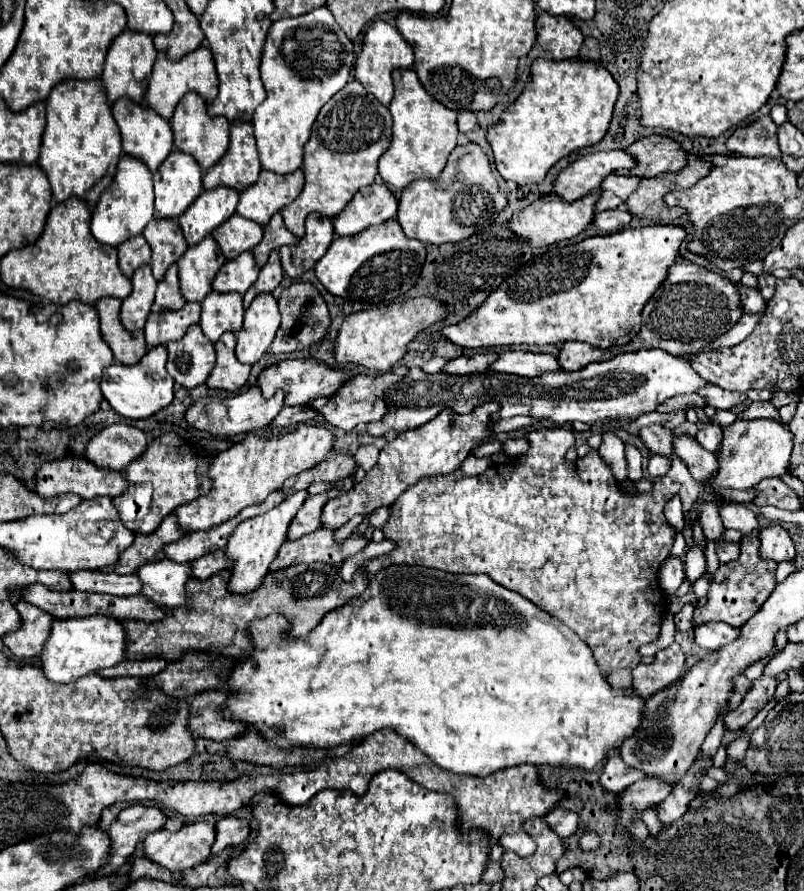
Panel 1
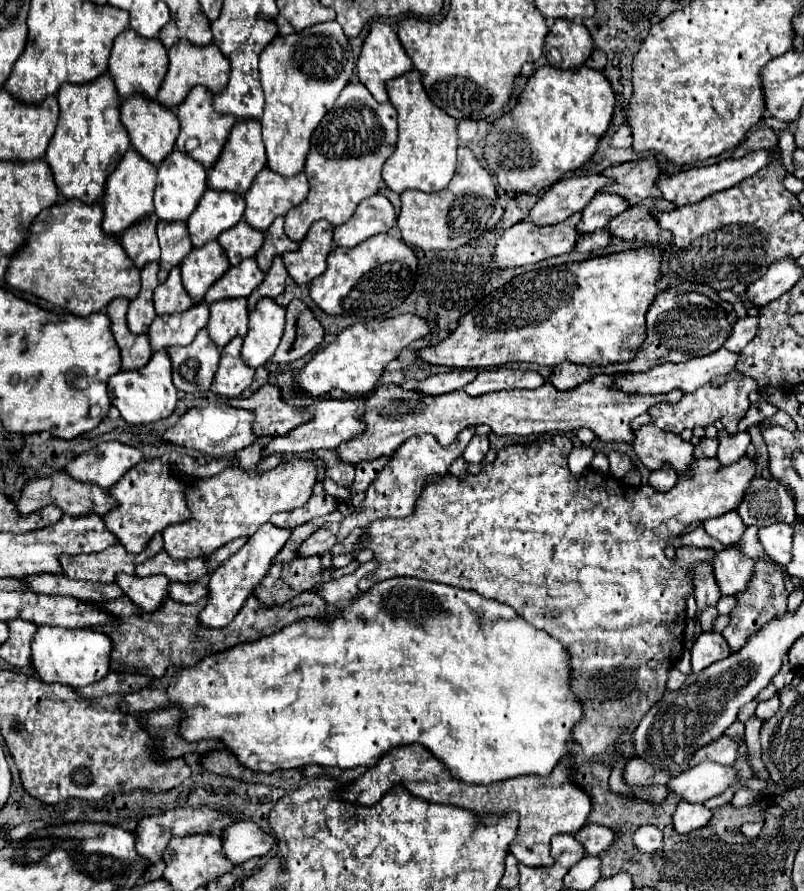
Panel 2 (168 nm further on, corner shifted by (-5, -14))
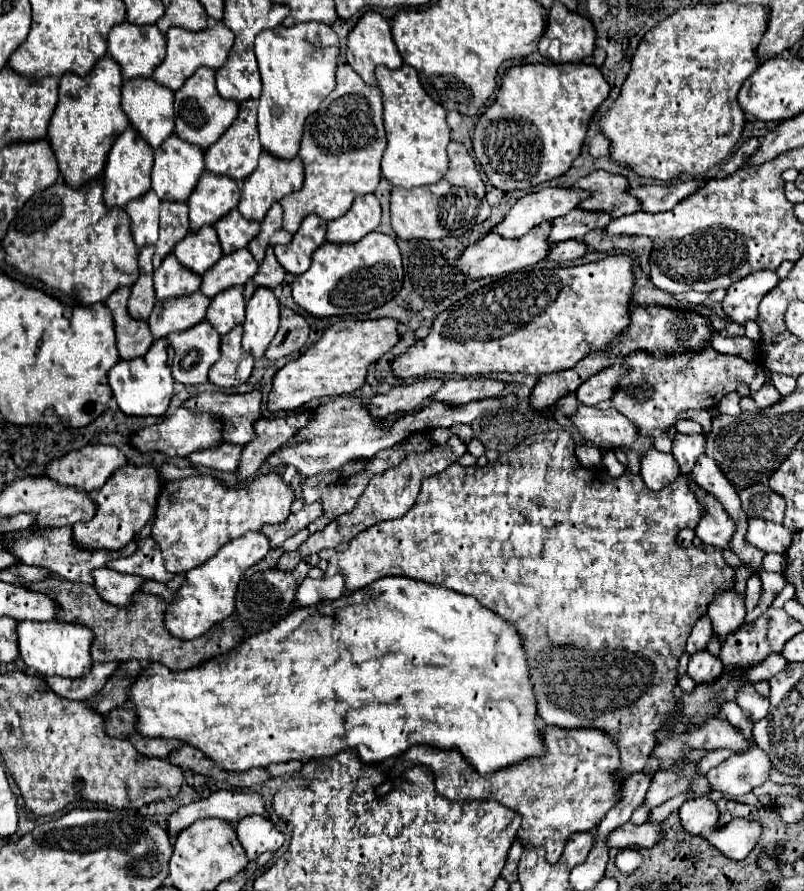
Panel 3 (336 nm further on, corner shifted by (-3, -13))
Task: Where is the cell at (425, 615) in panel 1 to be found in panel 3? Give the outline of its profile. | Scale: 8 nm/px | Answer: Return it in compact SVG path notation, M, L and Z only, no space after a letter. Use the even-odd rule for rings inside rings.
M386 576L380 578L366 588L346 594L334 602L322 602L318 606L294 608L290 616L276 624L268 632L248 636L238 648L210 658L190 670L172 672L162 664L152 664L142 672L142 676L130 686L130 702L138 716L138 730L150 738L176 738L184 744L190 744L204 752L210 760L214 760L220 768L228 772L246 772L252 768L268 768L270 764L302 760L308 762L312 758L336 756L342 750L354 748L358 758L364 764L378 764L388 758L400 756L414 744L426 744L440 750L458 750L480 776L492 774L496 770L514 766L524 762L526 758L538 758L544 754L544 732L538 728L538 704L534 698L534 686L530 686L530 668L526 662L524 638L514 630L512 622L502 620L502 616L494 614L490 608L478 604L474 596L464 596L454 590L448 590L438 584L426 584L404 576Z

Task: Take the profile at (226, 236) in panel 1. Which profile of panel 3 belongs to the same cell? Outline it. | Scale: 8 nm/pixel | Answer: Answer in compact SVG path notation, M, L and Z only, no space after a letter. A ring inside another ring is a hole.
M232 210L226 214L218 224L214 224L224 254L232 254L236 250L242 250L250 244L252 238L258 236L260 222L252 222L242 218L238 210Z

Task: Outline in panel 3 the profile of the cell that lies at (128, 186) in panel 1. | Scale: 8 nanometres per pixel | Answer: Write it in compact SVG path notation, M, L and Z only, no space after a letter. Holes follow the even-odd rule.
M126 128L114 142L108 162L102 174L104 202L108 208L124 208L130 200L144 196L150 190L150 170L152 170L152 148L138 136L136 130Z

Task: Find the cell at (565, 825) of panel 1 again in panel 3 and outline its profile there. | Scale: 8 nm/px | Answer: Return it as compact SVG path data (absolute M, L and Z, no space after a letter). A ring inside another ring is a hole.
M626 822L606 836L606 848L650 848L658 842L660 828L656 824L644 822L634 826Z

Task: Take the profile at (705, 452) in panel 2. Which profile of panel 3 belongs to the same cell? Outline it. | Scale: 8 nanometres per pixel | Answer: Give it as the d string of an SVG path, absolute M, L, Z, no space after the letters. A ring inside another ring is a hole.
M676 434L672 454L680 466L682 474L690 474L698 456L704 454L706 450L706 438L700 436L686 436L686 434Z

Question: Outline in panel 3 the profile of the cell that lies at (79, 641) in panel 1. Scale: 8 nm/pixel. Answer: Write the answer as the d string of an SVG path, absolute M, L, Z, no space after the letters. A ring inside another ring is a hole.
M52 620L52 622L20 622L18 624L18 650L20 658L28 668L40 676L62 676L62 678L82 678L92 670L90 646L94 636L86 626Z

